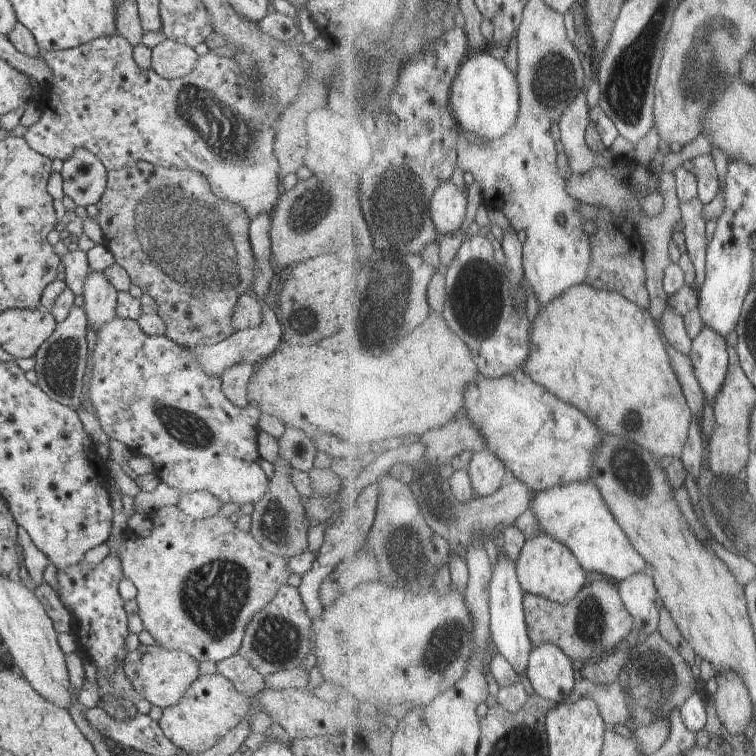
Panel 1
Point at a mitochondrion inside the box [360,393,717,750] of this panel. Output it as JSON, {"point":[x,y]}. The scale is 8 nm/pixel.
{"point":[653,680]}

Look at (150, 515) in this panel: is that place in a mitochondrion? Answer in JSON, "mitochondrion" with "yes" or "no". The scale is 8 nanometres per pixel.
{"mitochondrion":"no"}

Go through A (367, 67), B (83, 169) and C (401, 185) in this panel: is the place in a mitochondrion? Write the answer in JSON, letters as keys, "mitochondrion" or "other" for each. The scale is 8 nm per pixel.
{"A":"other","B":"other","C":"mitochondrion"}

